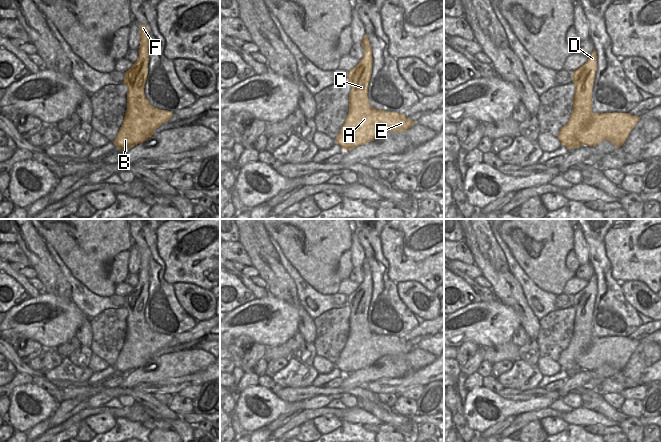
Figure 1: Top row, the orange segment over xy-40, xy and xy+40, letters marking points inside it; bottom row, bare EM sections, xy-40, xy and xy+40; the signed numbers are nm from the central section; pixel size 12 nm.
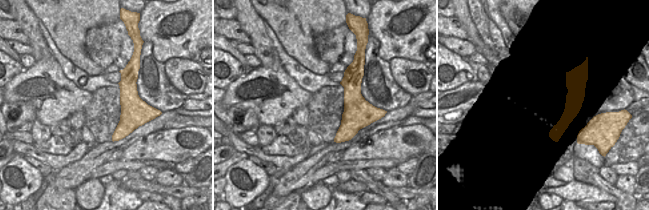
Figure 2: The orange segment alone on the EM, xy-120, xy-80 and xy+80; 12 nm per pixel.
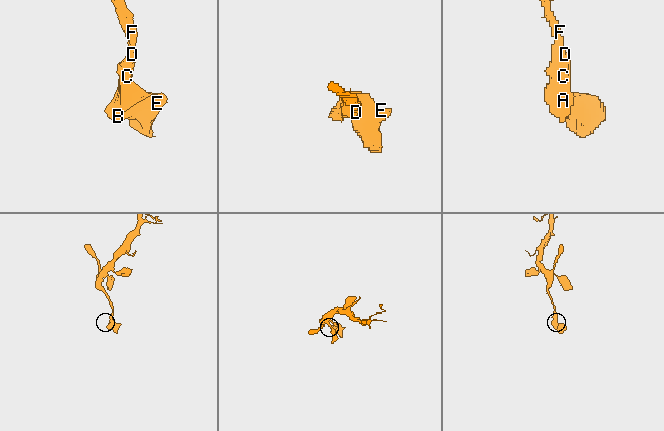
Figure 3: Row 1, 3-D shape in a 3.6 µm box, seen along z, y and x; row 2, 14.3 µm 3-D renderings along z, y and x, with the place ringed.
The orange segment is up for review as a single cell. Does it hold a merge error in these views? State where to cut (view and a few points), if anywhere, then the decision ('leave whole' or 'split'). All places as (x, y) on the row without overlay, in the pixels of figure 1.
no cut; leave whole

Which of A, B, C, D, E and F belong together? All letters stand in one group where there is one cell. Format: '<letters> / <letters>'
A B C D E F

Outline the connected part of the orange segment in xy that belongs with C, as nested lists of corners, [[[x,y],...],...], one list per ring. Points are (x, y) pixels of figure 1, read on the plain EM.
[[[366,258],[364,259],[361,269],[364,272],[363,281],[359,287],[348,296],[348,306],[351,309],[348,339],[344,349],[339,355],[339,359],[335,363],[335,367],[339,368],[344,375],[371,366],[384,356],[404,356],[416,347],[412,344],[408,344],[402,337],[376,334],[370,329],[368,311],[372,298],[373,282],[371,269]]]

